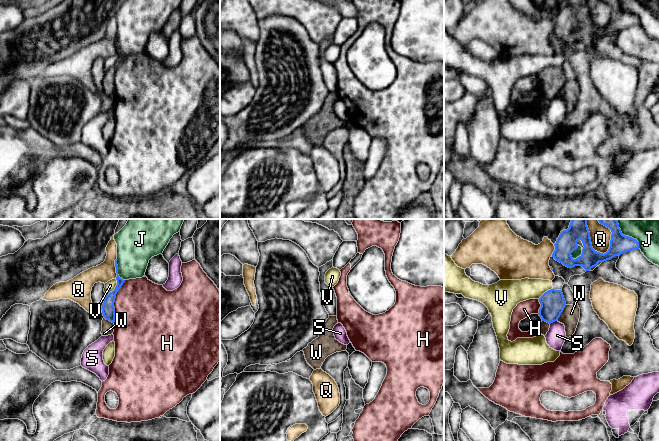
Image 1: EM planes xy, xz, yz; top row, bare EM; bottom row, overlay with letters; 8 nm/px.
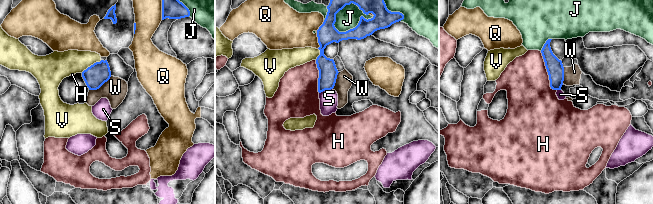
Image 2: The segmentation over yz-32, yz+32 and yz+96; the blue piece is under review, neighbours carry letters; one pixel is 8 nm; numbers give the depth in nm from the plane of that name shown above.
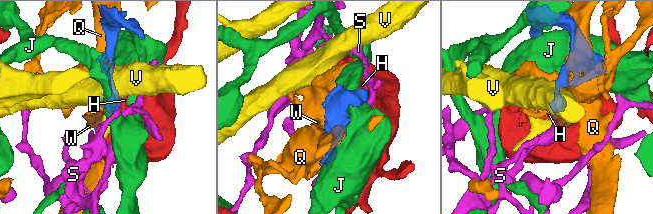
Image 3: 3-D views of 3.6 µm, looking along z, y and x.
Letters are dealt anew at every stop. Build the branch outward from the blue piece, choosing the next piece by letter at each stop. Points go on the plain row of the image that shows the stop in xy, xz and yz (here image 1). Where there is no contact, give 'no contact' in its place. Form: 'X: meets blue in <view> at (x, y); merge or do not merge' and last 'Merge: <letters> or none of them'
H: meets blue in xy at (114, 77); do not merge
J: meets blue in yz at (628, 12); do not merge
Q: meets blue in yz at (590, 18); do not merge
S: meets blue in yz at (553, 97); do not merge
V: meets blue in xy at (115, 64); do not merge
W: meets blue in yz at (561, 88); do not merge
Merge: none of them

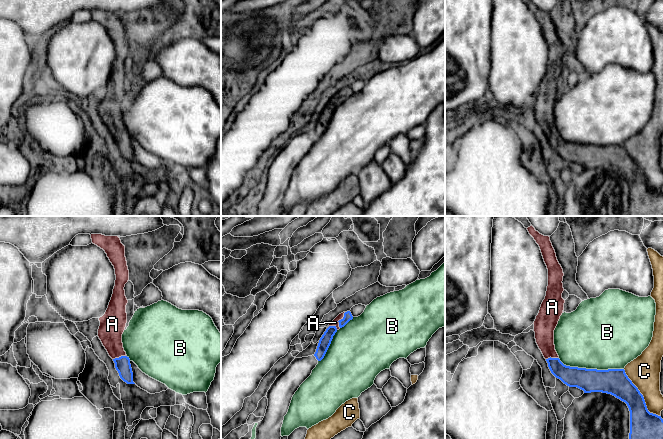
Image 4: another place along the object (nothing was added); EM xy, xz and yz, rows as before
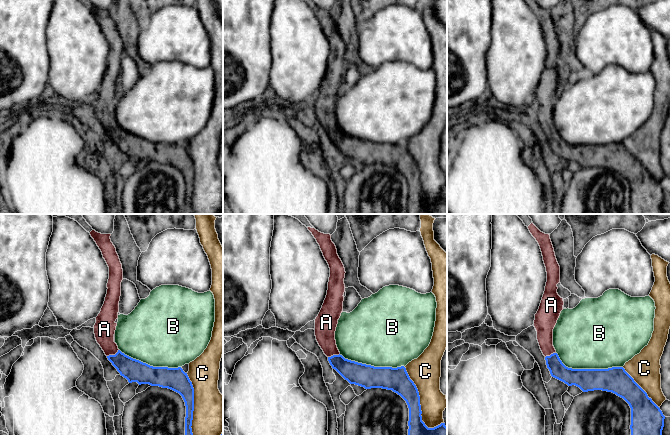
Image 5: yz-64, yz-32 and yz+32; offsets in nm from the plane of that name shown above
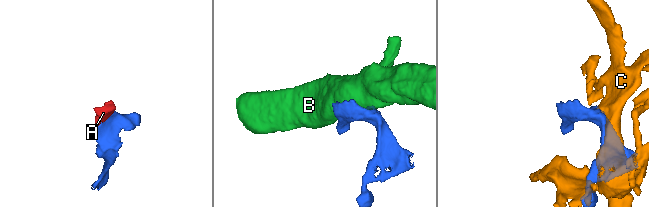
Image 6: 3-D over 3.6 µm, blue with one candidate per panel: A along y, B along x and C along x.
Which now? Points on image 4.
A: meets blue in xz at (339, 96); merge
B: meets blue in yz at (591, 145); do not merge
C: meets blue in yz at (642, 172); do not merge
Merge: A

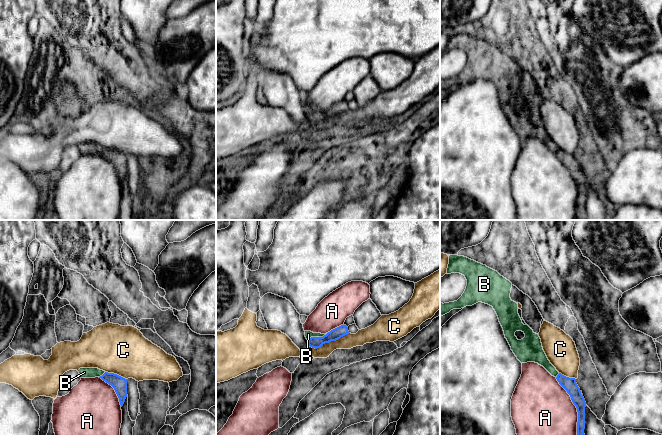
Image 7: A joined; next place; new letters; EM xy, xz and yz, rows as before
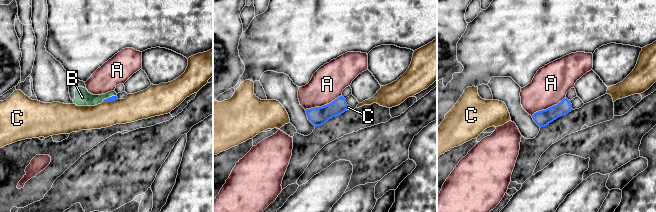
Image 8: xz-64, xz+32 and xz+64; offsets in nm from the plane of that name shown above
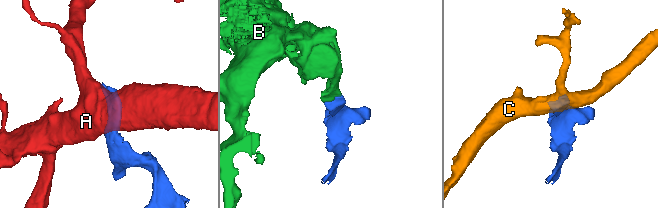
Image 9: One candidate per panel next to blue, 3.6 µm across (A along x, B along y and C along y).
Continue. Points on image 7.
A: meets blue in yz at (577, 186); do not merge
B: meets blue in xz at (317, 113); merge
C: meets blue in xz at (329, 117); do not merge
Merge: B

